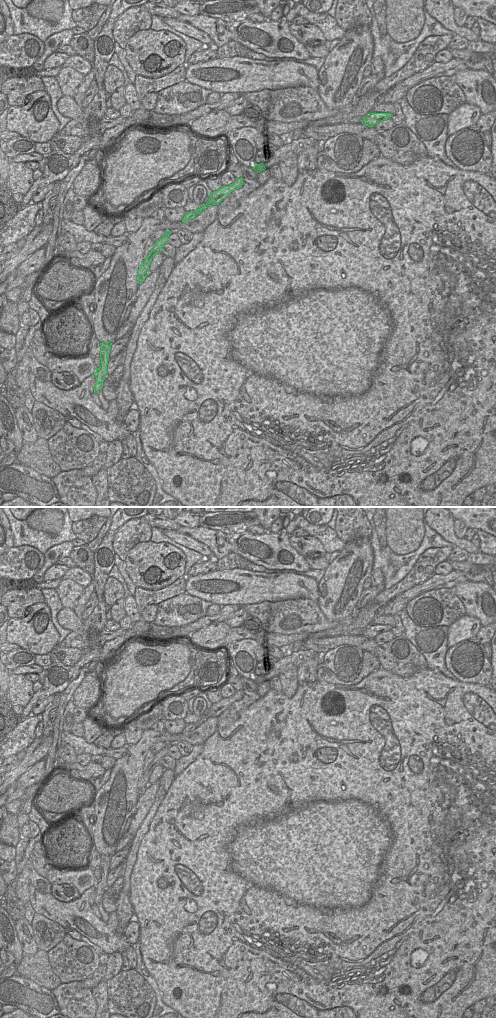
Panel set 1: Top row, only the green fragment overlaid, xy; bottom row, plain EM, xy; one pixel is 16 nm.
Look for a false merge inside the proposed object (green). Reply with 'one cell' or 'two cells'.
one cell

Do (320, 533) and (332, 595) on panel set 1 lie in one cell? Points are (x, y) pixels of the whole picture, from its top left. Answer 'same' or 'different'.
different

